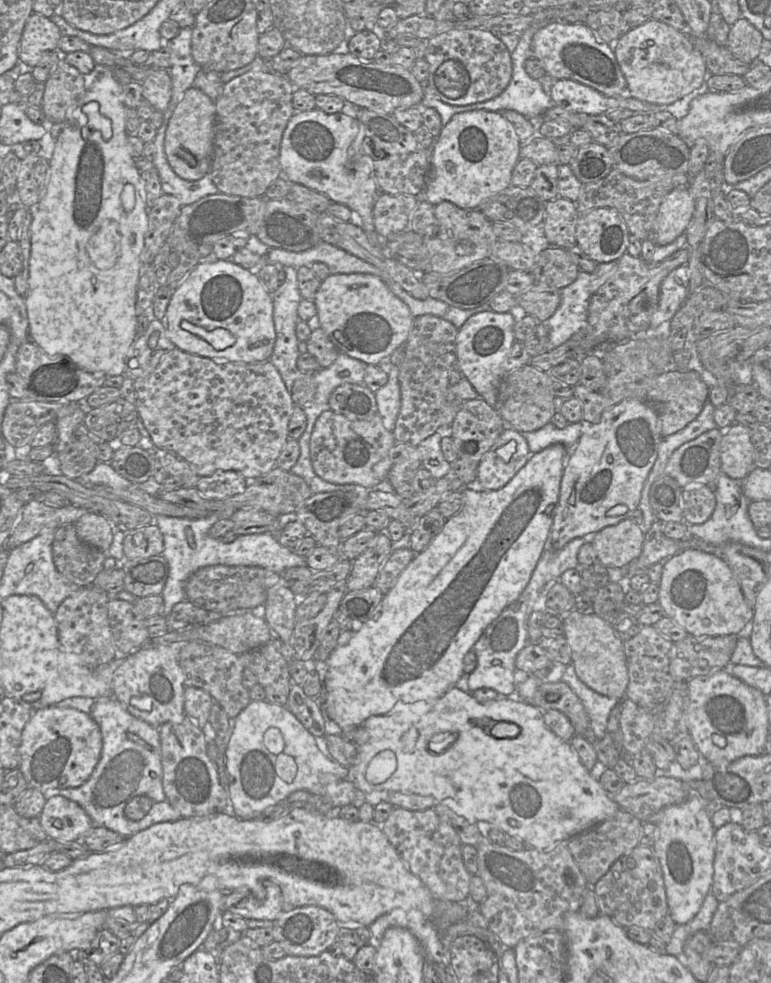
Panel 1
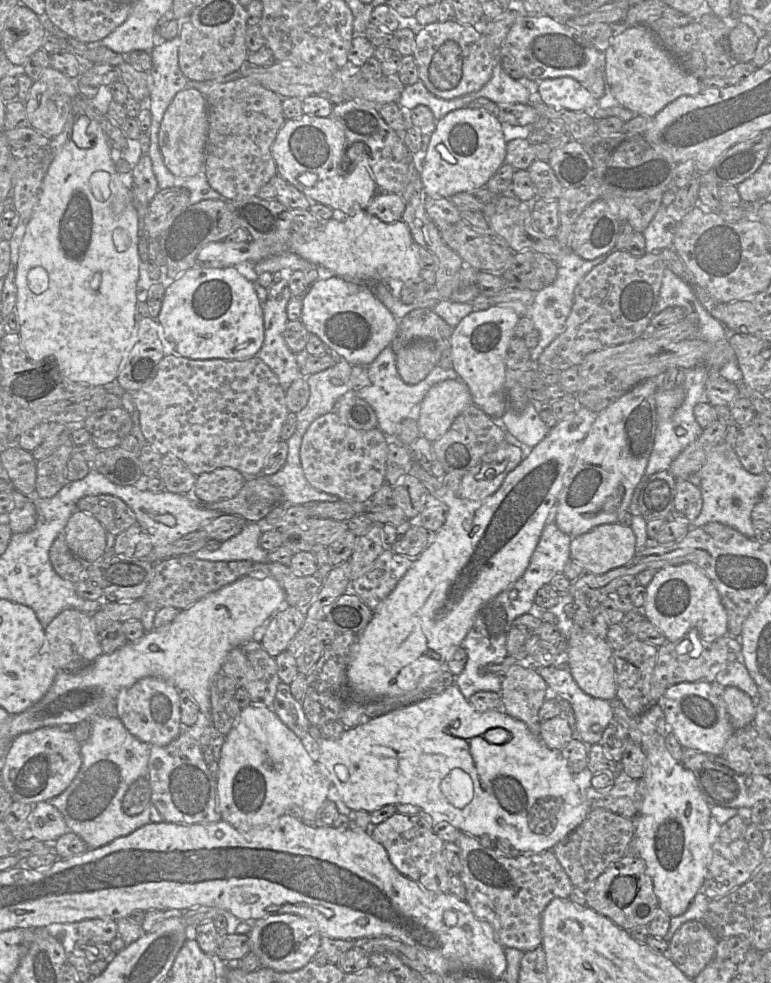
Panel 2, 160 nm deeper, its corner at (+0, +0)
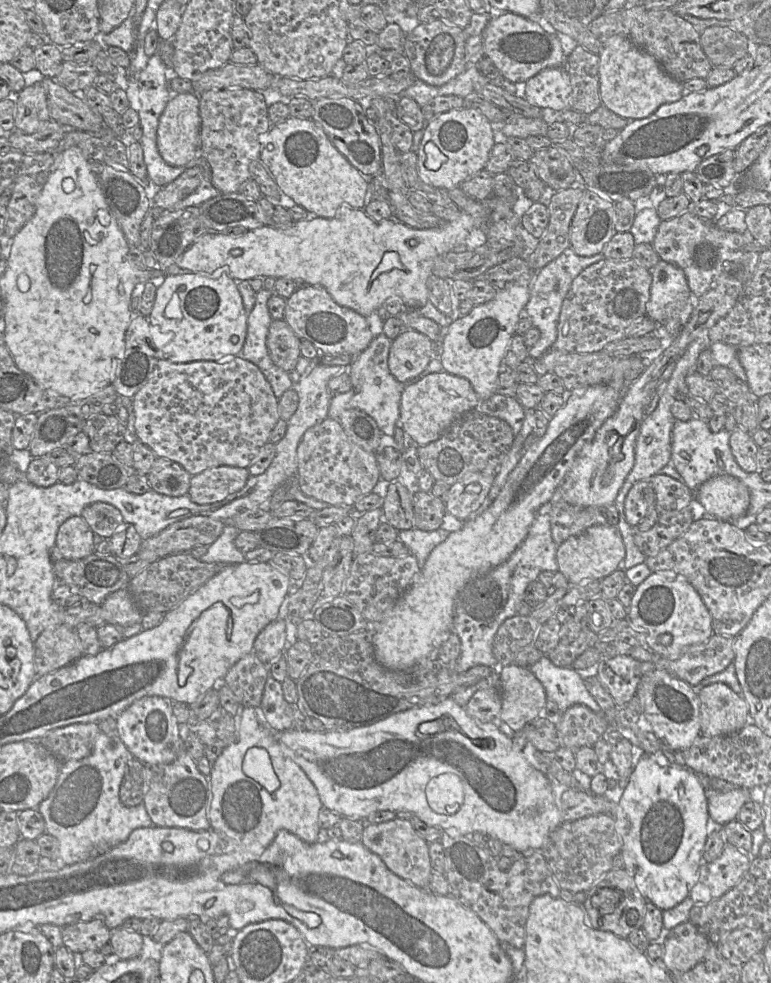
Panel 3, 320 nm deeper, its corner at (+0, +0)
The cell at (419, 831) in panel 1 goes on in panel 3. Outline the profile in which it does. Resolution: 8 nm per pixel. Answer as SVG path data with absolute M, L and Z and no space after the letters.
M395 818L378 824L366 822L361 843L378 855L394 874L422 890L429 890L430 878L433 874L429 843L417 834L411 821Z

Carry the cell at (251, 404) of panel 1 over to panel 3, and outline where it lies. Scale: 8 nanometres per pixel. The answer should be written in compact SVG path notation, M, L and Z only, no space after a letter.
M224 356L218 361L193 361L188 363L173 363L161 358L156 363L149 380L133 396L133 407L135 413L135 431L138 440L148 446L157 457L177 462L191 475L199 474L205 469L217 466L248 468L258 456L261 448L269 442L270 433L280 419L278 398L274 395L267 379L255 364L240 356Z

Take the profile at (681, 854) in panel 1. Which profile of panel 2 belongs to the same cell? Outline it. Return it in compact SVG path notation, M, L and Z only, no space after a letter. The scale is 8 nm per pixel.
M658 703L638 717L638 726L647 763L639 780L643 784L642 805L633 818L636 853L644 861L653 881L659 907L669 916L676 917L686 912L708 872L713 846L709 836L711 806L698 789L693 772L668 752L665 736L669 728Z

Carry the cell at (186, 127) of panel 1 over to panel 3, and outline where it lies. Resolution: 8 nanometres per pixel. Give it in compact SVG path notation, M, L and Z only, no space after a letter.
M179 93L166 105L159 119L157 148L163 160L170 166L184 166L200 154L201 117L199 95Z

